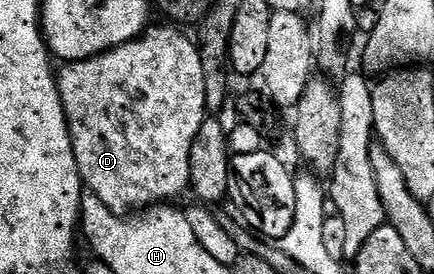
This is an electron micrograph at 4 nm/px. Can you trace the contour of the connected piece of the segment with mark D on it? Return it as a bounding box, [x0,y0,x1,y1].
[57,25,207,213]

